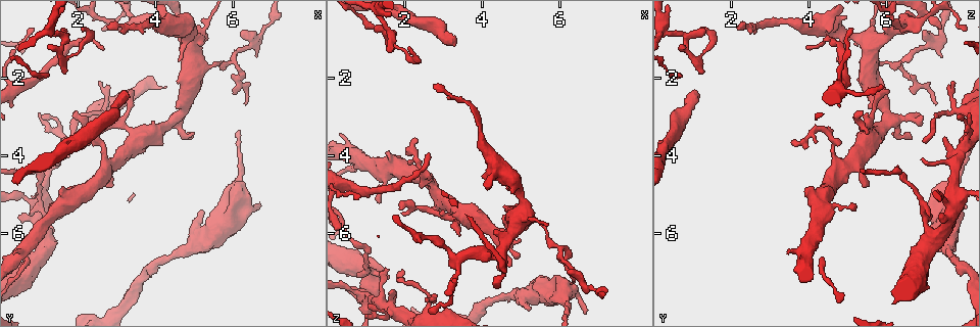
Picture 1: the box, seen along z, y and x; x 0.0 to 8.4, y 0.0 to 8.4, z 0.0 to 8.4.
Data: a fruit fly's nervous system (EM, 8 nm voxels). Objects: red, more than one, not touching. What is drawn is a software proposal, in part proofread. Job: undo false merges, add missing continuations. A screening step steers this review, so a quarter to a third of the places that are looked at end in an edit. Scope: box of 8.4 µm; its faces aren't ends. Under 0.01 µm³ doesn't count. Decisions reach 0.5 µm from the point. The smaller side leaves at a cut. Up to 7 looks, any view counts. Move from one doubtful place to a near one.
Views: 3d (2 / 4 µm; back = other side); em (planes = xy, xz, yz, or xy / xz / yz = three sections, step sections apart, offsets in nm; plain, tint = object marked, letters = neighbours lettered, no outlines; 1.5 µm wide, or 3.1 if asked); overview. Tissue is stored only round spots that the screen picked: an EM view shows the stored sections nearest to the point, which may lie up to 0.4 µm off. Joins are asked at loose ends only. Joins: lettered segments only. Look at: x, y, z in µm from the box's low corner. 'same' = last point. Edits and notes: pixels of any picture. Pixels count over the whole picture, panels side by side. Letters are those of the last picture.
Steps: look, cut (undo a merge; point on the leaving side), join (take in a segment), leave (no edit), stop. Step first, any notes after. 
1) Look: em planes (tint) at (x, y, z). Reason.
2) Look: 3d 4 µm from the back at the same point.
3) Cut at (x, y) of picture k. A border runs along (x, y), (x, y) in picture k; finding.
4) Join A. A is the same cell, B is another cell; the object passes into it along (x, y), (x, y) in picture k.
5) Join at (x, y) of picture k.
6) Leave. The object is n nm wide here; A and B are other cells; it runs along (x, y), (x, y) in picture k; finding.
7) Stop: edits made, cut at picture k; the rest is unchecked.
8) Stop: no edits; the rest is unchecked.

Look: em planes (letters) at (4.35, 6.60, 7.60). Sudden change in width.

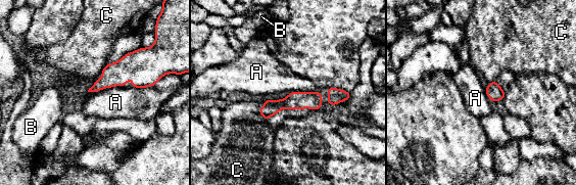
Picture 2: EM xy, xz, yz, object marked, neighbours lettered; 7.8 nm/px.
Leave. A, B and C are other cells; it runs along (319, 96), (278, 104), (265, 114) in picture 2; continuous, no second neuron.

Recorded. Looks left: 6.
Look: em yz step 4 (tint) at (2.80, 4.75, 5.55). Free end.

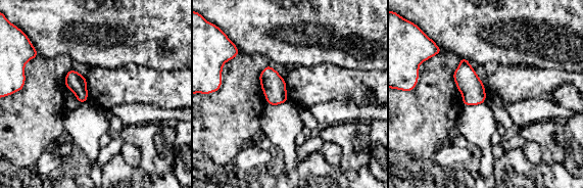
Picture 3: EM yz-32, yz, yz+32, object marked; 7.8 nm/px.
Look: em planes (letters) at the same point. Cut it another way.

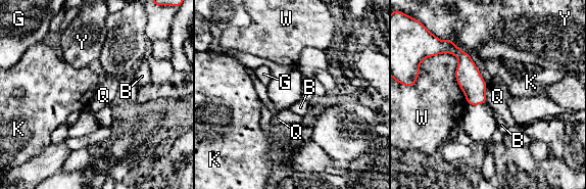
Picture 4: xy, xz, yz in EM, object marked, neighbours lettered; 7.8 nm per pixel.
Leave. B, G, K, Q, W and Y are other cells; a border runs along (487, 84), (485, 102) in picture 4; no lettered segment goes on from it.

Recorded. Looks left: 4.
Look: 3d 4 µm at (1.60, 5.55, 7.15). An open end.

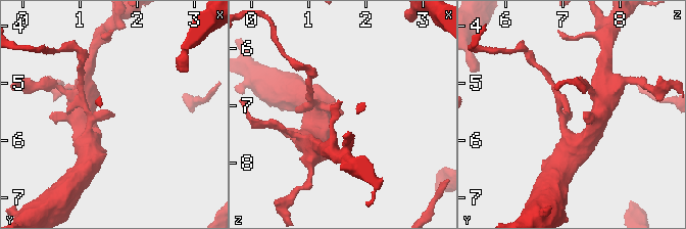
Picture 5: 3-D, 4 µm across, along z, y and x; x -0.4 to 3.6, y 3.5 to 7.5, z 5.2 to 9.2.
Look: em planes (tint) at (1.60, 5.50, 7.15).

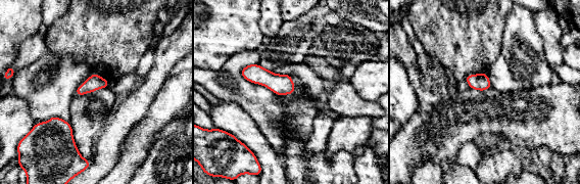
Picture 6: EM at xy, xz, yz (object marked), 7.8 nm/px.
Look: em planes (letters) at the same point. See the neighbours.

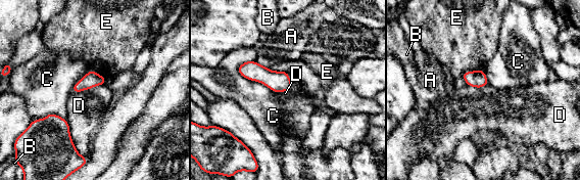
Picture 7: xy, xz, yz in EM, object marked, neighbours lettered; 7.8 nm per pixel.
Leave. The longest contact is with C, 360 nm; A, B, C, D and E are other cells; a border runs along (483, 70), (466, 71), (461, 76) in picture 7; no lettered segment goes on from it.

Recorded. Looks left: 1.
Stop: no edits; the rest is unchecked.

